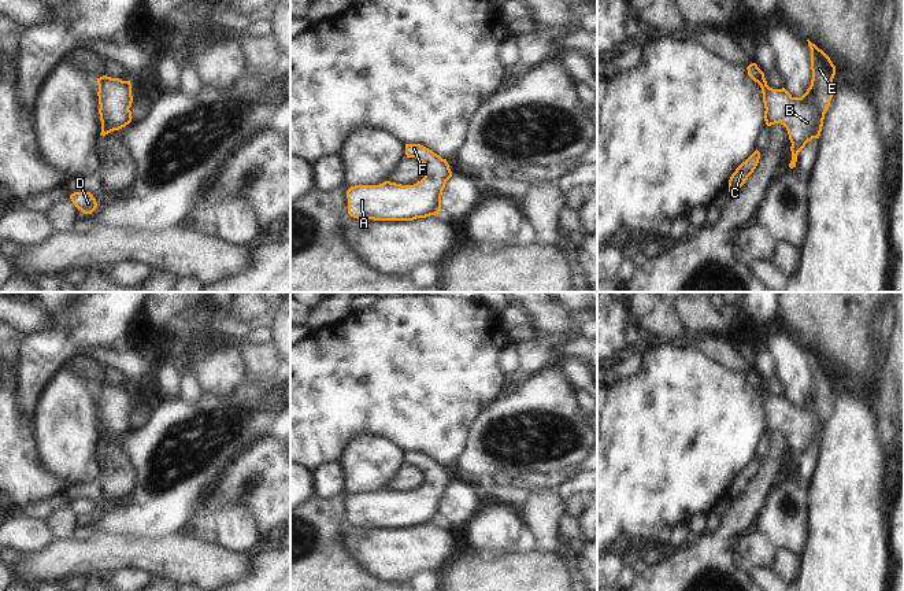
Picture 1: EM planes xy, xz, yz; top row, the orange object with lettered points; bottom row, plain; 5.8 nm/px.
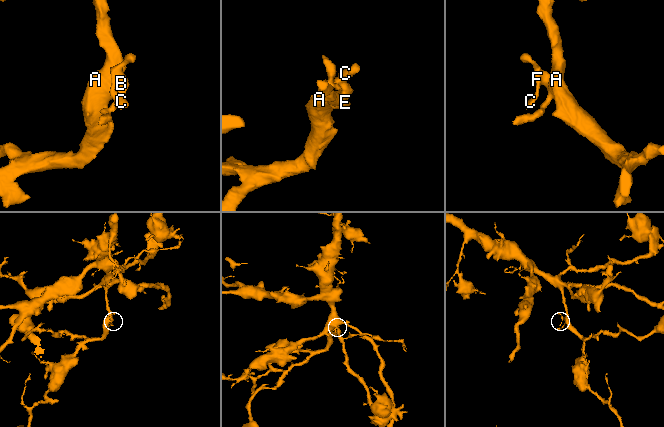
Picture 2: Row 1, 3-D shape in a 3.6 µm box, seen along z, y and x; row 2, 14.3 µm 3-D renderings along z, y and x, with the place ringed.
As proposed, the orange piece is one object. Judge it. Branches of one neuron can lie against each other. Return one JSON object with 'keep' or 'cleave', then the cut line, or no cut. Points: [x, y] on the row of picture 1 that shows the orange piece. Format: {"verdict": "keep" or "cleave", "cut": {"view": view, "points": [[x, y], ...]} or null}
{"verdict": "keep", "cut": null}

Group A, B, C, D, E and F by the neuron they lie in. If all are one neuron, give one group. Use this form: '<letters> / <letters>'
A B C D E F

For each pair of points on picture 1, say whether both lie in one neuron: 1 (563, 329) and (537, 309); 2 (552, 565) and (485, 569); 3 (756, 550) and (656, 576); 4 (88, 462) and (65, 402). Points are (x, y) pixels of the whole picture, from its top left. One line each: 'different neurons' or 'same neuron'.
1: same neuron
2: same neuron
3: different neurons
4: same neuron

